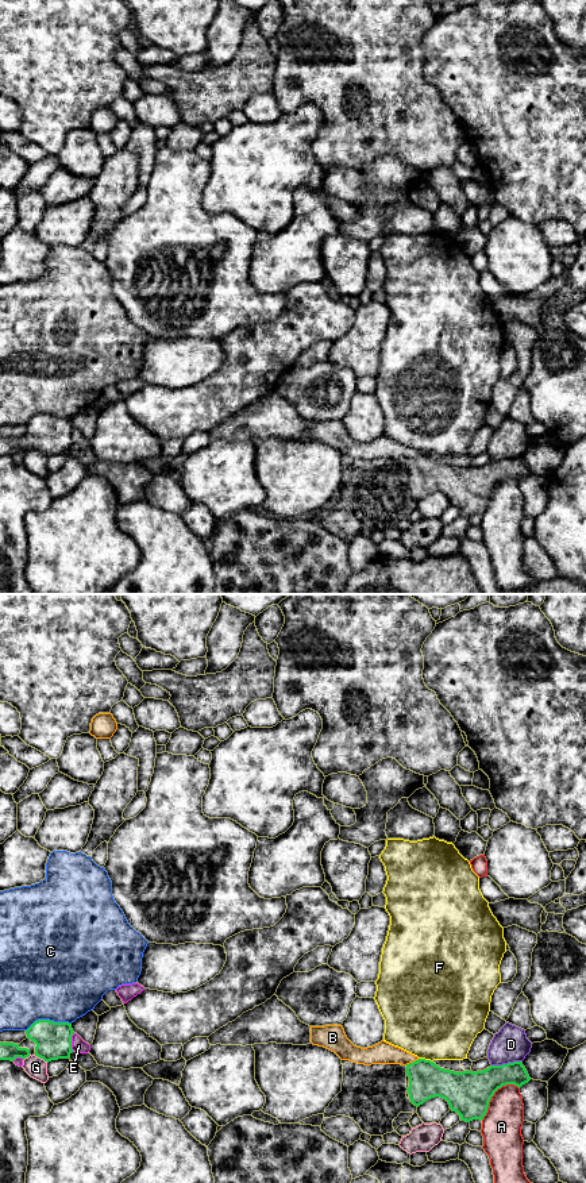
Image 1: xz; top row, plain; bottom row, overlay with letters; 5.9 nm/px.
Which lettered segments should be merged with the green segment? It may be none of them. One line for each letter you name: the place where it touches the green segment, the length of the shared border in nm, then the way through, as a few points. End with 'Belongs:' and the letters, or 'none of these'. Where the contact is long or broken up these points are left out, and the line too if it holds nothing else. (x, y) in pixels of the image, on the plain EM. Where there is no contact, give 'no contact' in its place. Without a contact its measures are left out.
B: xz (413, 457) | 90 nm | across xz (427, 476), (413, 457), (382, 447)
Belongs: B

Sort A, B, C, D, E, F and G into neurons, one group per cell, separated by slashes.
A / B / C / D / E / F / G

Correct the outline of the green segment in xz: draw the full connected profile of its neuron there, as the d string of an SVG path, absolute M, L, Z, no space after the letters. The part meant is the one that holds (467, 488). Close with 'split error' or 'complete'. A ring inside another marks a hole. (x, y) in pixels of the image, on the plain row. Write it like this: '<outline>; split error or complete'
M342 420L311 421L311 438L335 447L342 455L371 459L401 459L409 471L408 489L415 501L440 492L462 516L483 515L494 488L506 479L518 483L531 475L521 456L490 461L483 466L455 467L440 463L431 455L381 436L373 442L354 440Z; split error

